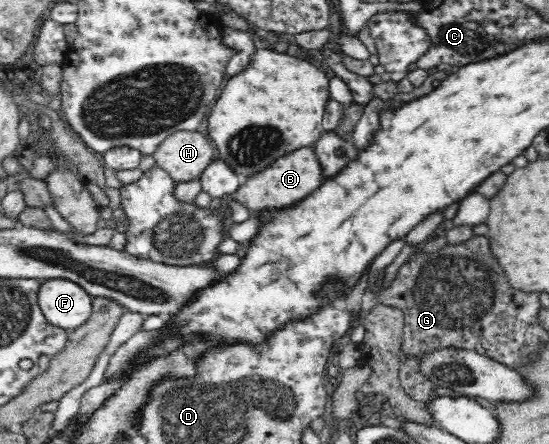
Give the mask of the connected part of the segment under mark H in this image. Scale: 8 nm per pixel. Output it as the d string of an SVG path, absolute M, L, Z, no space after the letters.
M180 130L162 140L152 155L155 165L166 171L176 184L201 179L215 159L214 144L200 131Z

